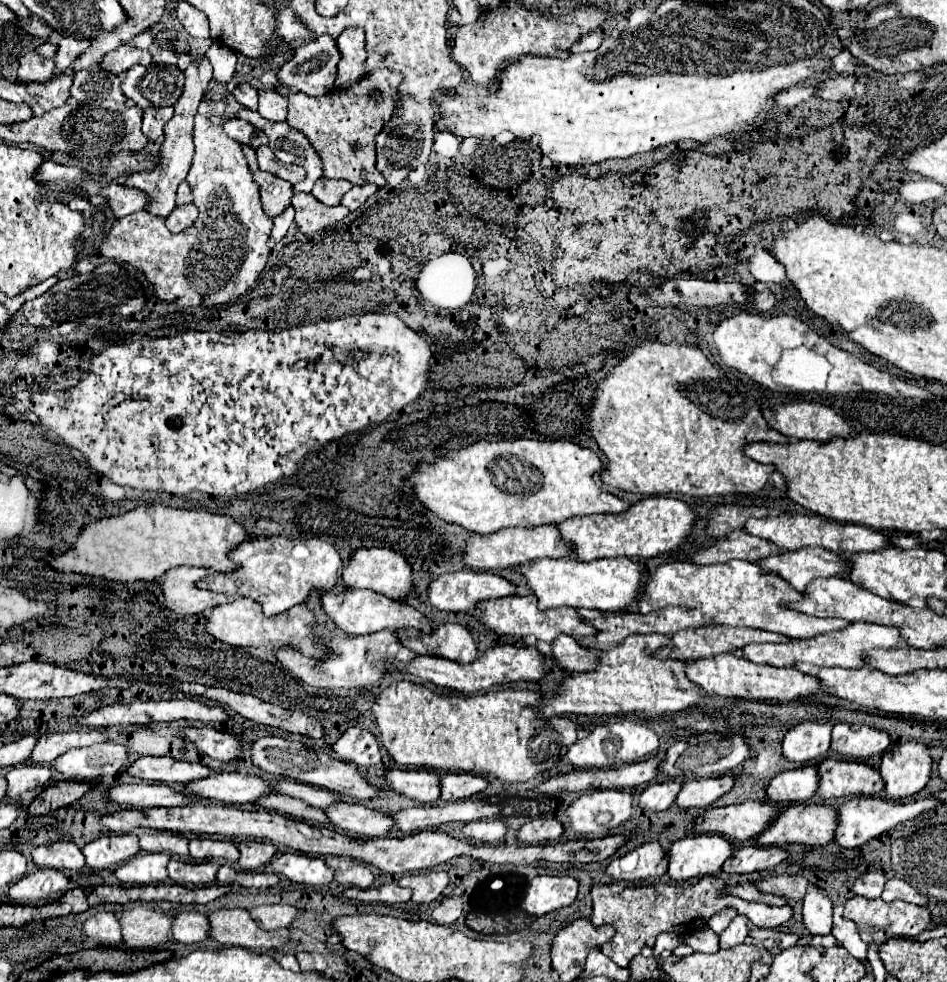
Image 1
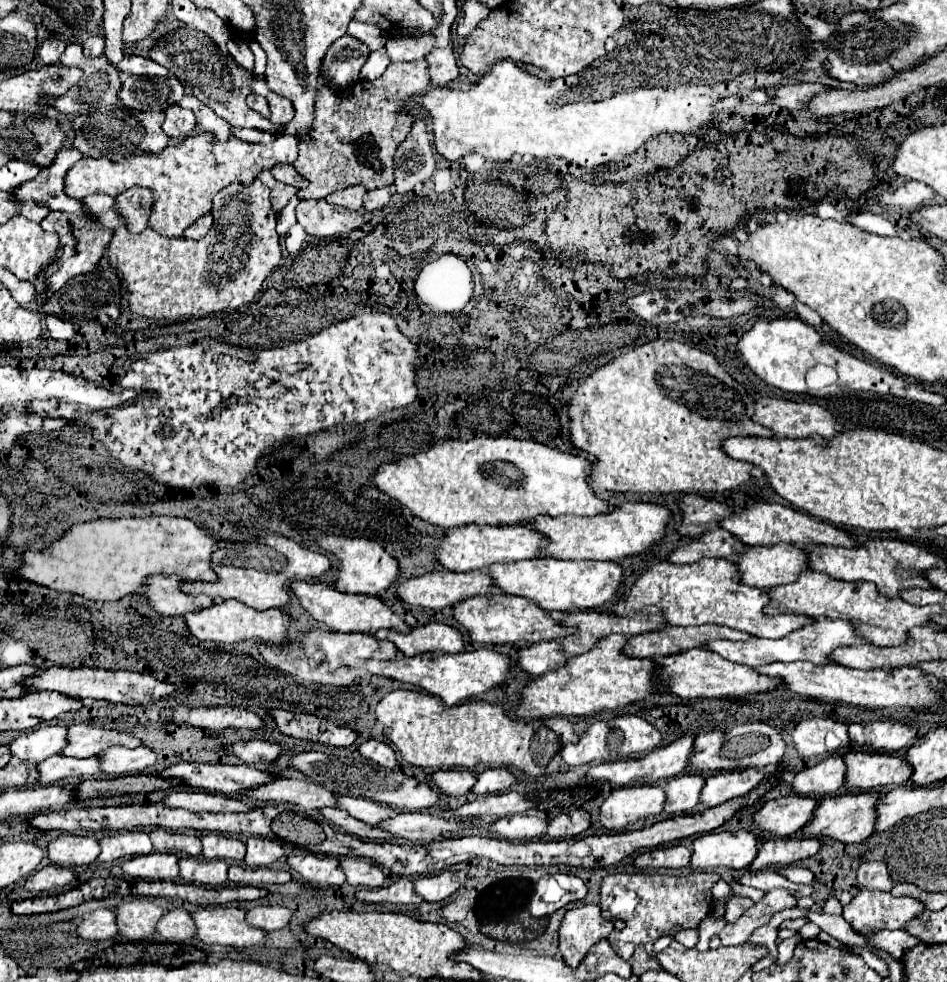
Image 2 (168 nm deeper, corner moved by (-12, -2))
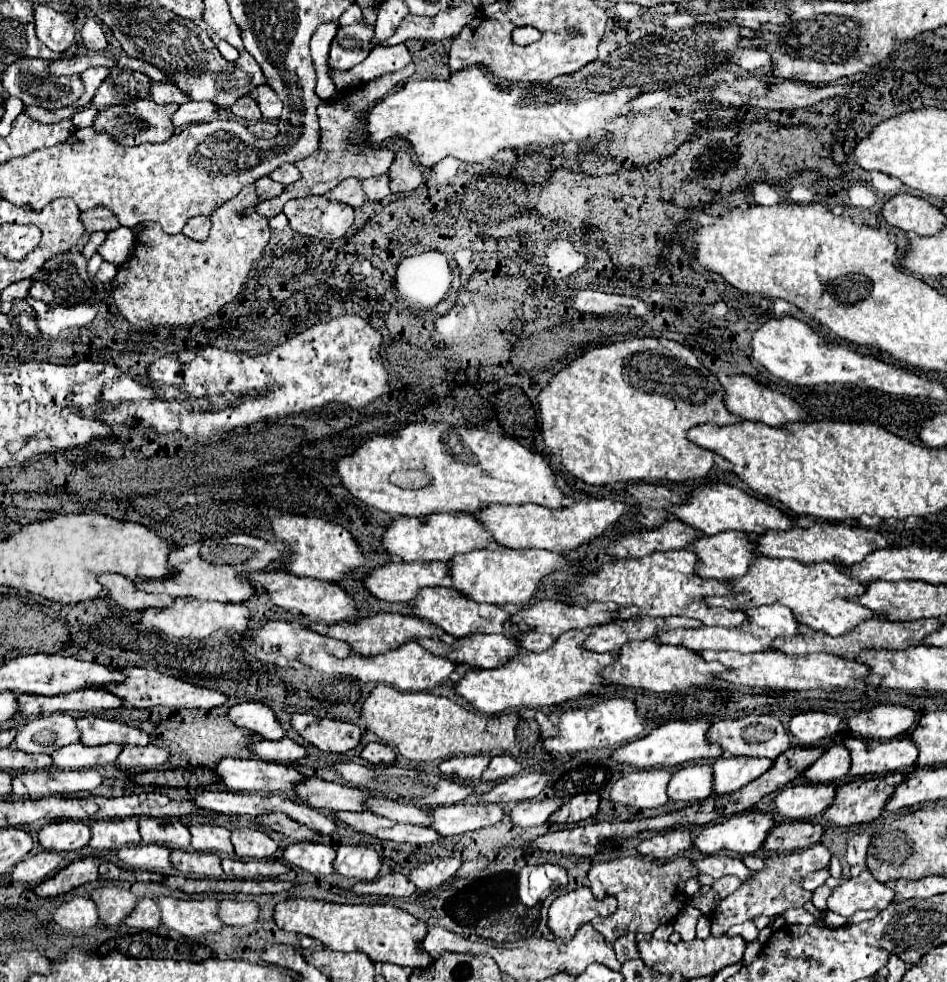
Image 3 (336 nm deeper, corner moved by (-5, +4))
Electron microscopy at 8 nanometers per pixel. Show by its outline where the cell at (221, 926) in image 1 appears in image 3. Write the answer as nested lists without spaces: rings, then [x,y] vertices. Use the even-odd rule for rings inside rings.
[[[159,897],[157,907],[161,911],[161,925],[177,931],[183,937],[195,937],[215,933],[223,927],[217,917],[215,899],[175,899]]]

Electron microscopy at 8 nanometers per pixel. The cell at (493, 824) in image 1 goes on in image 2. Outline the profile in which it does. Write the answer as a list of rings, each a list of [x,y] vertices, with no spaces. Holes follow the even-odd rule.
[[[512,815],[494,821],[492,831],[506,841],[528,841],[544,835],[546,821],[528,815]]]

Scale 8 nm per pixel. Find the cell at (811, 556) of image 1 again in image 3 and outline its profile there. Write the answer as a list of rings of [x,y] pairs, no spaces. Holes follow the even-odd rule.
[[[741,531],[701,535],[693,543],[697,573],[717,581],[729,581],[747,573],[755,559],[753,539]]]

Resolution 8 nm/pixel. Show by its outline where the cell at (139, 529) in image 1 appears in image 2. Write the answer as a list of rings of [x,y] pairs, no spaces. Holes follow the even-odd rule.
[[[184,517],[92,519],[74,525],[62,539],[42,551],[26,551],[18,577],[56,591],[78,593],[92,601],[116,601],[144,589],[144,579],[156,573],[176,573],[184,581],[216,581],[210,561],[218,543],[220,539],[210,529]]]

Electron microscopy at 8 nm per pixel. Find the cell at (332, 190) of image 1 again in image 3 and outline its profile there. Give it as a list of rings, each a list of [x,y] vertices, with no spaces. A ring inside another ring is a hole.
[[[345,179],[341,181],[335,189],[327,191],[325,197],[329,201],[337,201],[337,203],[347,203],[351,207],[359,207],[365,201],[365,193],[361,189],[361,181],[359,179]]]

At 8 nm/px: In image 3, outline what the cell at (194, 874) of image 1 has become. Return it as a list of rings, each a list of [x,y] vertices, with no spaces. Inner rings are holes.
[[[171,851],[171,863],[185,877],[219,879],[223,875],[223,871],[221,871],[221,857],[217,853]]]

